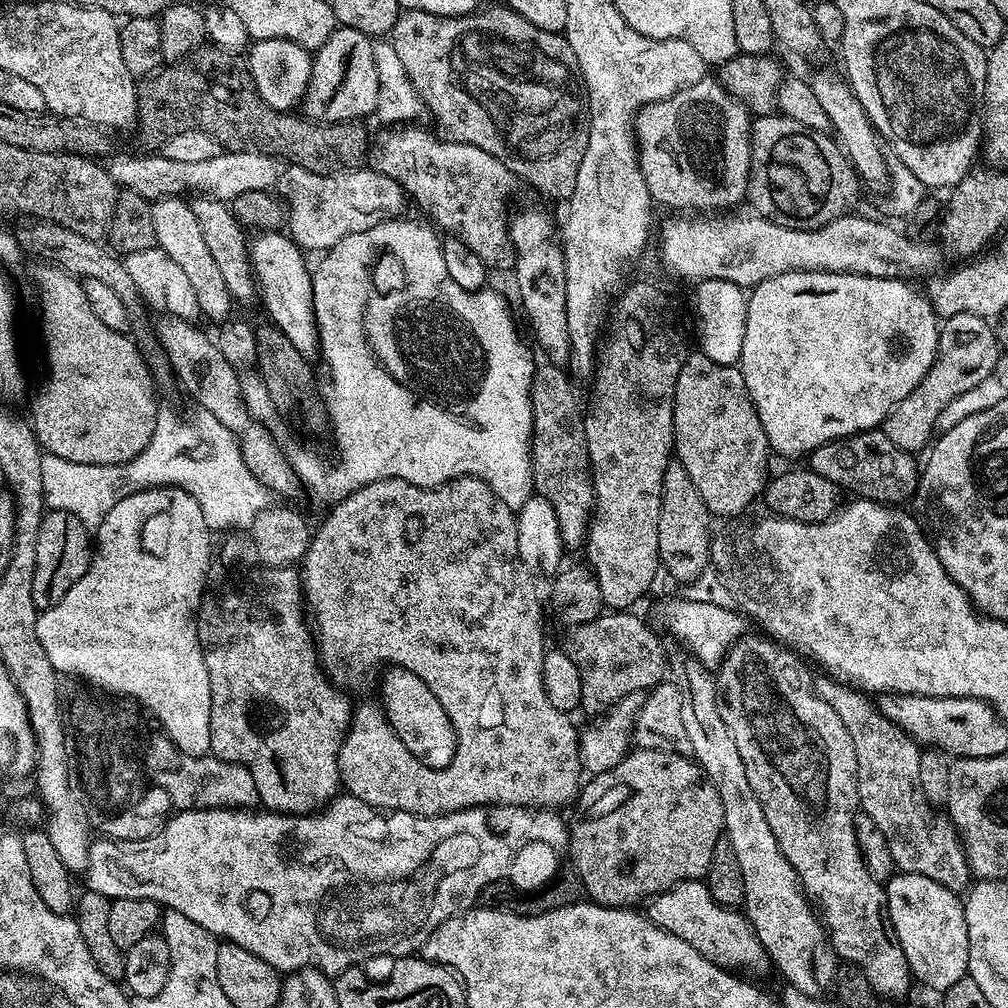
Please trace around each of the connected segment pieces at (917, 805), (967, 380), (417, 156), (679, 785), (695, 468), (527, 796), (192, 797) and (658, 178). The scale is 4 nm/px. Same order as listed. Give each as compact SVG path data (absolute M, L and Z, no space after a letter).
M828 674L811 681L813 692L842 718L846 731L854 742L856 755L856 795L859 807L870 817L888 845L889 858L899 871L922 874L934 878L942 886L953 890L969 887L968 859L962 837L947 815L935 816L933 805L922 794L918 782L918 762L922 751L912 737L880 713L861 691Z
M969 312L947 317L940 329L935 362L928 367L927 374L922 382L918 382L916 389L906 394L906 398L902 398L902 402L889 412L882 425L886 438L890 438L890 442L898 450L919 453L919 448L933 439L936 419L938 414L942 414L942 410L946 410L946 402L958 398L958 394L965 390L978 386L978 382L982 382L982 378L986 378L990 370L994 370L1000 355L1002 349L997 343L997 333L985 317Z
M408 126L403 129L403 131L405 131L404 133L400 133L402 132L400 130L392 130L389 131L392 132L389 136L384 132L378 133L376 136L376 145L374 145L373 148L371 145L370 148L370 160L371 156L373 160L371 160L371 163L374 165L376 171L386 174L390 178L394 178L400 184L400 187L404 189L407 199L411 201L411 203L413 200L413 202L429 216L427 219L431 221L431 223L435 225L441 233L447 234L448 236L456 236L459 240L464 240L466 242L466 246L470 246L476 251L478 258L482 258L486 262L492 262L492 259L496 256L496 252L492 248L498 247L499 244L507 245L509 243L508 233L506 231L506 216L503 216L503 214L500 213L500 199L502 199L503 196L510 195L511 192L515 190L516 184L518 185L518 178L507 166L505 166L503 160L499 160L490 154L486 154L486 150L478 150L478 146L470 146L469 144L463 144L457 140L449 140L447 138L439 138L440 140L435 140L430 133L423 132L420 128L422 127Z
M654 747L629 751L624 760L612 768L612 776L604 776L604 780L600 780L600 784L604 784L604 788L600 788L600 796L604 796L604 800L600 800L600 804L596 804L596 808L593 806L587 808L583 813L585 816L576 825L574 823L571 825L570 839L566 848L567 851L572 851L572 864L576 867L573 869L582 882L584 895L593 904L601 904L607 908L632 908L639 900L647 901L660 892L670 890L675 884L680 884L684 880L704 880L711 869L714 846L724 830L724 815L722 814L722 802L718 798L718 790L716 785L711 784L708 777L700 771L700 765L696 763L695 759L668 751L672 750L661 750L659 747Z
M702 354L695 355L685 355L684 365L674 386L672 399L674 456L682 466L686 466L686 474L690 474L690 482L694 482L694 490L702 494L702 502L706 502L709 513L713 517L736 516L751 506L755 496L757 499L763 493L766 481L769 479L770 449L766 430L762 430L762 422L746 390L746 382L742 378L739 367L719 364Z
M458 476L455 480L448 480L436 488L419 488L405 480L391 478L375 480L350 493L344 500L335 501L327 512L328 517L321 522L320 529L311 533L308 549L302 561L302 596L311 619L312 616L316 619L314 648L318 653L319 667L333 685L341 684L344 688L362 687L367 682L372 668L378 667L379 664L405 668L422 682L426 682L426 686L430 686L434 698L442 702L442 710L446 710L452 729L456 731L456 753L451 762L445 768L428 768L422 762L418 762L418 758L414 758L410 750L406 750L402 738L398 738L398 734L388 723L388 717L379 703L357 703L351 725L340 741L340 752L336 755L343 791L366 802L371 808L389 812L409 812L415 816L445 816L467 808L502 804L537 810L556 810L561 807L559 804L575 801L582 784L578 728L577 725L572 725L573 717L569 713L558 710L558 706L550 702L548 692L544 688L541 666L544 664L546 643L544 644L544 632L540 629L540 600L536 597L535 586L532 585L533 573L520 558L516 512L513 508L506 506L506 502L502 502L502 498L494 494L494 490L486 481L476 476Z
M156 740L143 753L142 764L145 769L153 772L160 784L168 786L167 793L171 795L173 809L189 812L195 808L252 806L252 803L255 805L259 801L258 786L254 786L250 770L246 770L241 764L226 762L211 754L176 760L176 756L169 750L167 740Z
M716 78L694 81L665 100L644 105L634 117L634 134L644 134L642 138L652 142L660 142L664 138L666 142L666 152L646 152L646 156L639 156L642 174L645 178L652 178L649 188L682 190L686 210L734 207L748 195L748 171L752 169L752 121L747 108Z

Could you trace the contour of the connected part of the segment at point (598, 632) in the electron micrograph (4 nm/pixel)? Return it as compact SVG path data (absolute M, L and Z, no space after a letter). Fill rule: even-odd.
M601 614L589 624L571 629L572 637L566 643L566 651L582 674L585 709L608 710L628 698L624 696L631 692L655 689L664 676L664 668L666 672L664 648L655 632L638 617L628 615L632 614Z

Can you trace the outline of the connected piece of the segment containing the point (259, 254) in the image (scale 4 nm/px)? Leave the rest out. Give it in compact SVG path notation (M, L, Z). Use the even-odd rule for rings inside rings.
M269 230L253 237L248 257L252 259L259 303L264 303L268 311L267 319L277 324L286 338L290 338L298 354L315 357L320 346L320 335L316 330L316 315L312 305L312 274L309 265L304 265L305 253L291 236L280 230Z

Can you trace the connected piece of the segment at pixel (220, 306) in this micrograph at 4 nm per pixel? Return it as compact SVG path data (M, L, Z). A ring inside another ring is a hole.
M160 197L157 200L153 201L151 203L151 218L153 219L153 225L154 225L154 234L156 238L157 247L162 248L166 251L166 254L170 255L170 258L173 259L174 262L178 263L178 266L181 267L181 269L184 271L186 278L189 279L190 286L194 289L195 298L198 299L199 308L201 310L201 313L206 317L208 316L210 319L209 321L217 322L221 321L223 319L224 313L222 311L225 310L226 307L232 304L232 299L229 293L225 290L225 282L222 279L222 274L219 273L218 266L215 266L214 264L214 258L210 257L210 252L208 251L206 247L206 242L202 239L202 230L199 229L197 216L194 214L191 205L185 200L183 201L181 197Z

